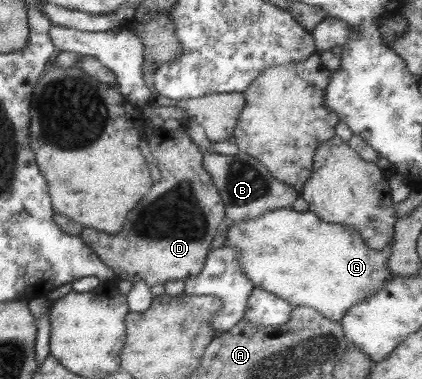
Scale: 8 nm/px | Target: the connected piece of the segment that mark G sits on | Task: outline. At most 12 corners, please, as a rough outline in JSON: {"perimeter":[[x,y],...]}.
{"perimeter":[[292,209],[231,224],[254,283],[339,322],[386,287],[392,243]]}

